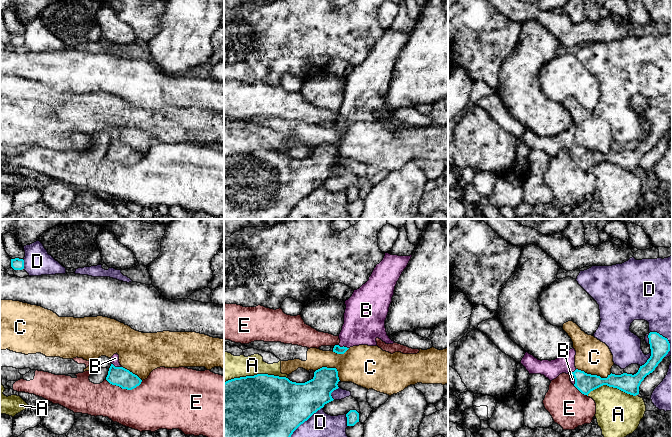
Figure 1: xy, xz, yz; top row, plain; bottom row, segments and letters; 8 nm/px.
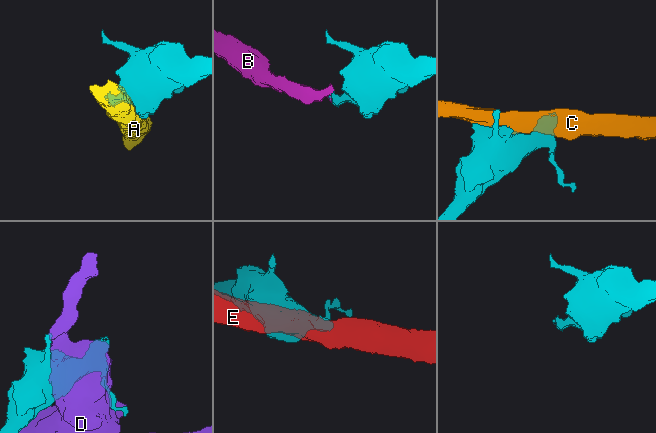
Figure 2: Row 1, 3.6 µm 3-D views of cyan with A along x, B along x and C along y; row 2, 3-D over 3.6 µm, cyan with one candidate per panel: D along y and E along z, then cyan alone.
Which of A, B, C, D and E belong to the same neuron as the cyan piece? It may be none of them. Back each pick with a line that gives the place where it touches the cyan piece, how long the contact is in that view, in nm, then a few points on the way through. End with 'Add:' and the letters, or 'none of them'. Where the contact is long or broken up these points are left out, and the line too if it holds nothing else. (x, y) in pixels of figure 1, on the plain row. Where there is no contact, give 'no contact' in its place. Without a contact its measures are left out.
B: xz (343, 122) | 90 nm | across xz (337, 125), (343, 122), (363, 98)
Add: B

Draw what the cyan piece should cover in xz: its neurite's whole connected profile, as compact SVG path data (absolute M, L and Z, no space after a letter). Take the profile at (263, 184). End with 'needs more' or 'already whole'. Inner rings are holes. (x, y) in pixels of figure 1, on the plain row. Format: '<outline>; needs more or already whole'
M322 143L305 159L296 159L286 153L257 150L234 154L224 159L224 219L287 219L293 208L314 189L333 177L331 169L338 165L336 144Z; already whole

